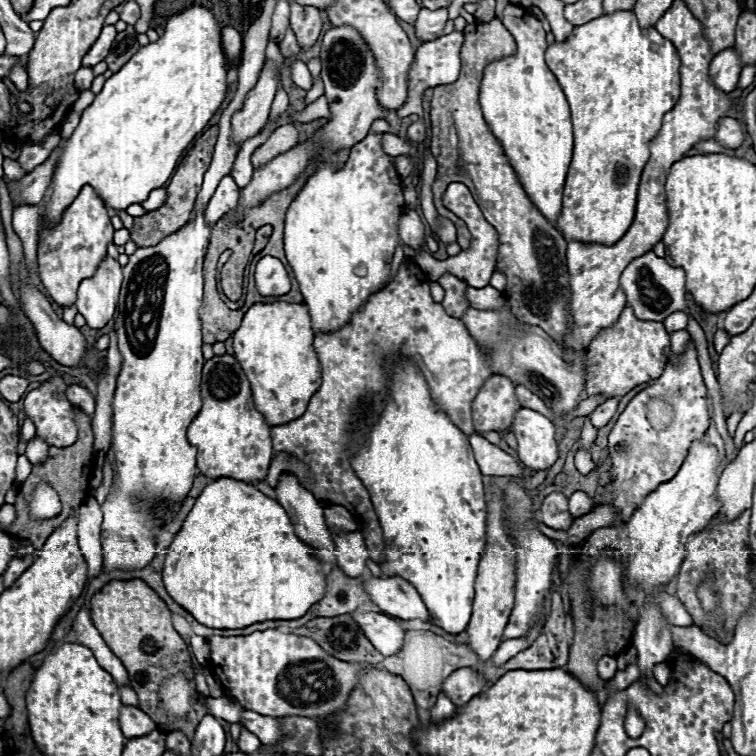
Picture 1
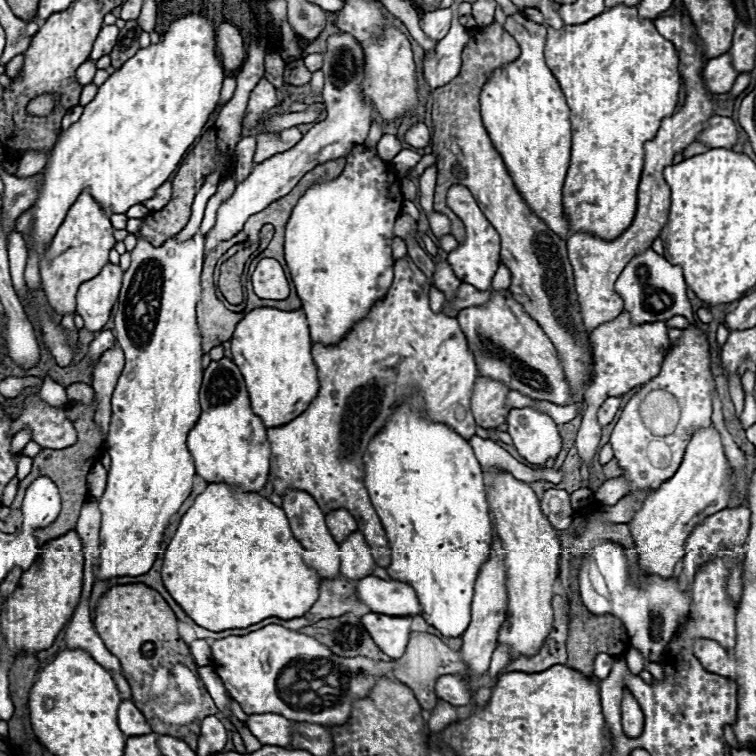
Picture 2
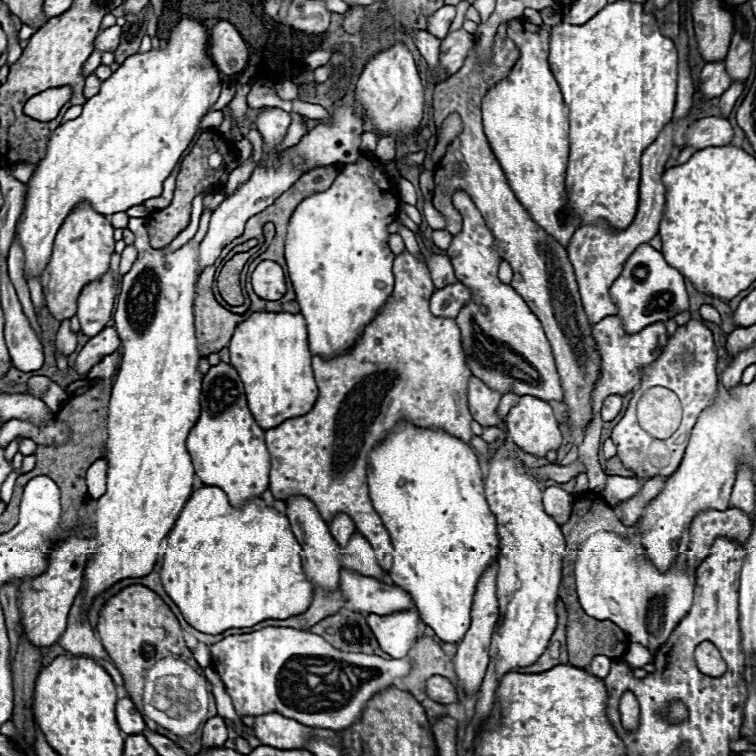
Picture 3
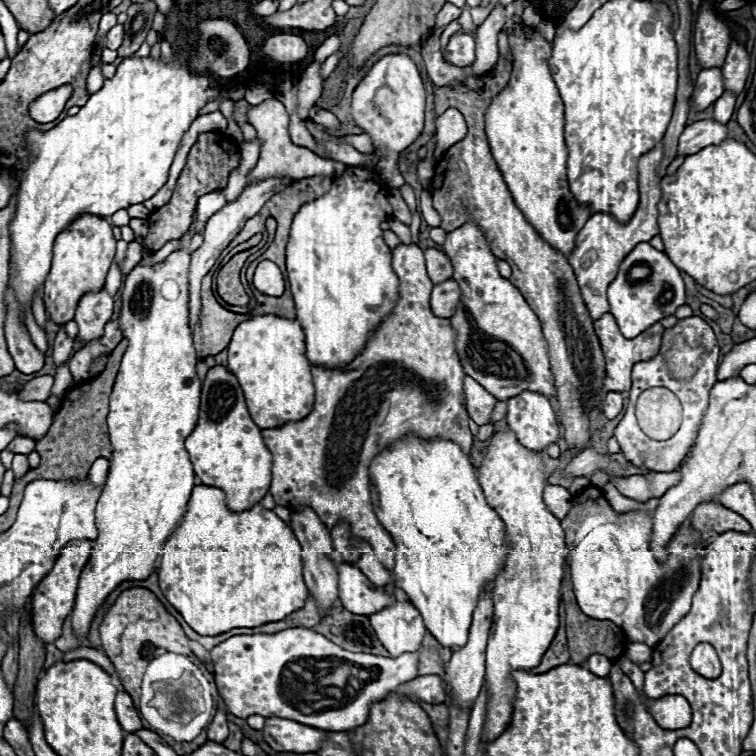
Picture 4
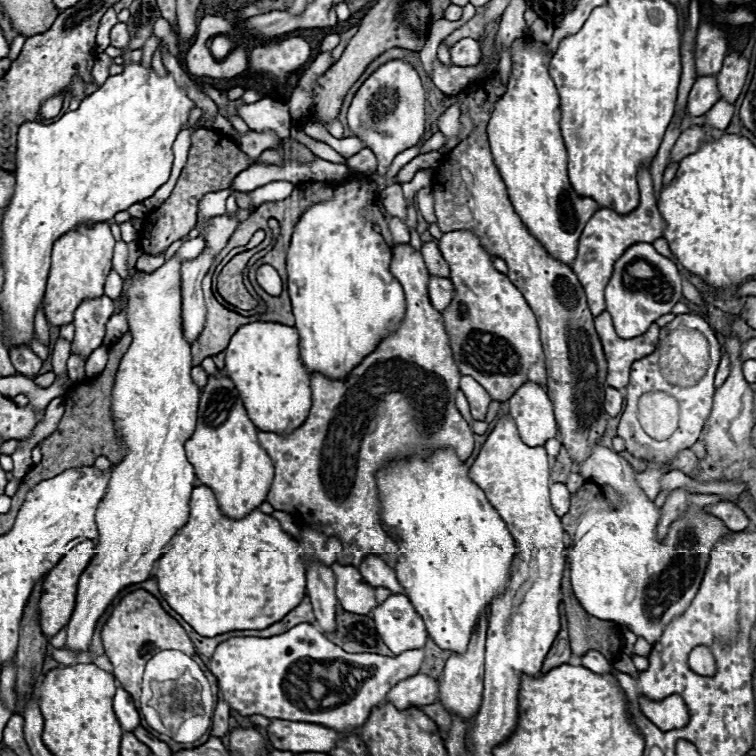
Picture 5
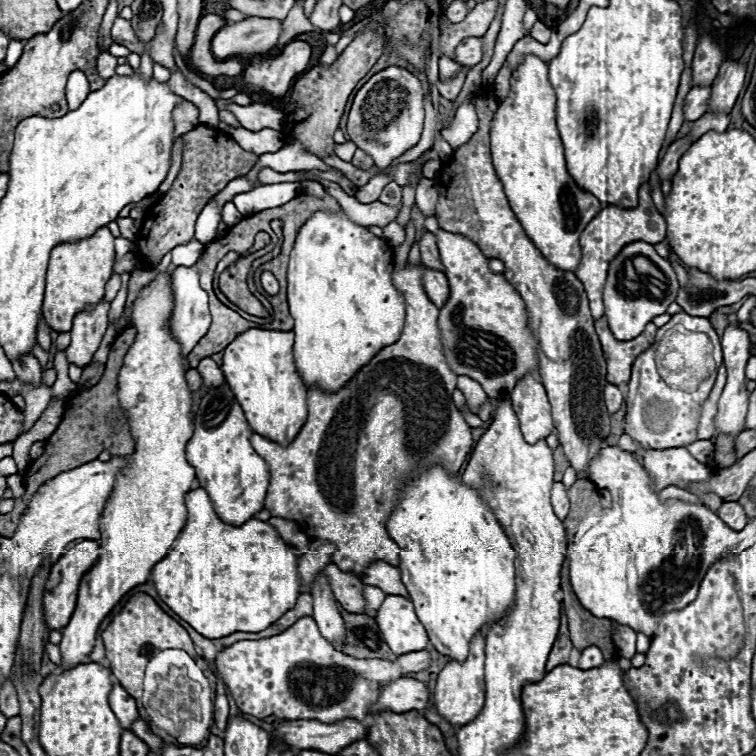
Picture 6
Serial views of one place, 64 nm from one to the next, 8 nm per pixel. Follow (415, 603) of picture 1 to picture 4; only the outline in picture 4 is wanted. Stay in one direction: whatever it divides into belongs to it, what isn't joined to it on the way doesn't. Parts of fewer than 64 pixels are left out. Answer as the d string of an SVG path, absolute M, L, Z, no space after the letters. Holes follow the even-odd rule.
M336 564L338 568L338 596L346 610L352 614L370 616L396 600L396 594L384 594L376 588L356 566Z

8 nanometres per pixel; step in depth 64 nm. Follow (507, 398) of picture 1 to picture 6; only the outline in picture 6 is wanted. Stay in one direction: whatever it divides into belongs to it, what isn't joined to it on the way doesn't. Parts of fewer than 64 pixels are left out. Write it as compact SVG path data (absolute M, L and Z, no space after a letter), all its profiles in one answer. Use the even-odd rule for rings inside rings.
M460 376L458 378L458 390L464 394L464 398L466 398L466 402L468 402L468 406L470 406L470 410L476 414L478 412L478 408L488 400L488 396L486 396L486 392L480 388L480 384L476 384L472 378L468 378L468 376Z

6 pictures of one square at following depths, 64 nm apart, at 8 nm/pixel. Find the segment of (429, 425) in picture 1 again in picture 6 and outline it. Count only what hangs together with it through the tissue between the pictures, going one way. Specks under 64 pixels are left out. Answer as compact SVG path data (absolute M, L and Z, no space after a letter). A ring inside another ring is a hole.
M436 466L420 478L404 486L400 504L388 518L388 534L400 544L400 570L402 582L408 588L410 600L416 606L416 614L428 630L432 646L450 660L464 662L468 658L470 642L484 628L490 628L514 606L516 582L514 582L514 558L516 552L508 542L508 536L500 528L490 508L472 492L460 484L460 476L450 478L444 468Z

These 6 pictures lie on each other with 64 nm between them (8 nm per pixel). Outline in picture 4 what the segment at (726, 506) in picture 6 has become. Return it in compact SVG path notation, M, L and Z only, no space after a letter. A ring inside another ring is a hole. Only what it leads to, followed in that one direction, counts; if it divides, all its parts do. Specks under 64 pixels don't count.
M708 502L708 504L700 504L694 512L692 512L692 526L702 532L704 540L710 538L710 532L728 532L728 530L734 530L734 532L750 532L750 522L744 520L738 512L730 510L730 508L724 508L720 504L714 504L714 502Z

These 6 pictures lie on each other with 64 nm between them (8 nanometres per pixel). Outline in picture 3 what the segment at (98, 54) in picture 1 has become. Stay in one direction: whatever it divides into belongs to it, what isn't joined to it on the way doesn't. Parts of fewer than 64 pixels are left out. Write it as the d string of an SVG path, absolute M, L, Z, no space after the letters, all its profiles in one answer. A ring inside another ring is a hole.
M112 26L104 32L98 34L96 42L94 42L94 48L100 50L100 52L114 52L120 44L120 34L122 34L122 28L120 26Z

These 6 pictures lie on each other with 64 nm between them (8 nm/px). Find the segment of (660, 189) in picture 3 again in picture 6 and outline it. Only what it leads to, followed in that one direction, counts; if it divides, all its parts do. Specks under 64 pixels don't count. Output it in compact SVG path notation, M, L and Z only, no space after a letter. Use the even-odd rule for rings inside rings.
M648 182L640 186L640 200L638 200L636 208L606 206L588 224L588 228L584 230L584 236L580 236L582 260L580 260L580 266L576 270L576 276L586 288L594 320L600 320L604 316L602 290L604 290L604 280L606 280L606 272L608 272L608 260L612 260L612 256L616 256L616 252L620 252L620 248L624 248L624 244L630 244L632 240L648 240L648 244L658 244L664 238L666 238L666 222L650 198Z

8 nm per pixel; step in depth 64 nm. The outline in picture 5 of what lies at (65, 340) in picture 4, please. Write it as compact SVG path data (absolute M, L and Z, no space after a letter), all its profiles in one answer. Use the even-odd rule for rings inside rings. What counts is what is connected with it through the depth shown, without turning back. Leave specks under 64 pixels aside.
M58 340L52 352L52 366L56 376L66 376L66 360L70 358L70 342Z

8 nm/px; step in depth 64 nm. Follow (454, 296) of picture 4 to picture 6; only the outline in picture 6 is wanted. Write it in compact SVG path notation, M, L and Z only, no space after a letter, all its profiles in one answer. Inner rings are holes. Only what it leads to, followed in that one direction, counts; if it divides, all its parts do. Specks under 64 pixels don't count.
M424 266L424 274L422 274L422 286L428 294L428 298L438 306L442 308L448 300L448 280L444 276L444 272L440 270L432 270L428 266Z

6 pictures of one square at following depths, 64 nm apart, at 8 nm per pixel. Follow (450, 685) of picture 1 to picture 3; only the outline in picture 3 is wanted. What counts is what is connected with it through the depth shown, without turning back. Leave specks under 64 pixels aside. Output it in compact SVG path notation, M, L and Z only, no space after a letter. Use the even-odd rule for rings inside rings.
M430 676L426 682L424 682L424 690L428 694L428 698L432 698L434 702L438 704L452 704L452 702L458 702L458 692L456 692L456 686L442 678L442 676Z

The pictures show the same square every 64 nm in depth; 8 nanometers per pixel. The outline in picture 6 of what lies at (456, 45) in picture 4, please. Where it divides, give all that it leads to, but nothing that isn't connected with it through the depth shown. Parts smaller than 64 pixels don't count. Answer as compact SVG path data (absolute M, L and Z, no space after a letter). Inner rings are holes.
M468 38L456 48L456 62L462 66L474 66L482 60L484 48L482 38Z

